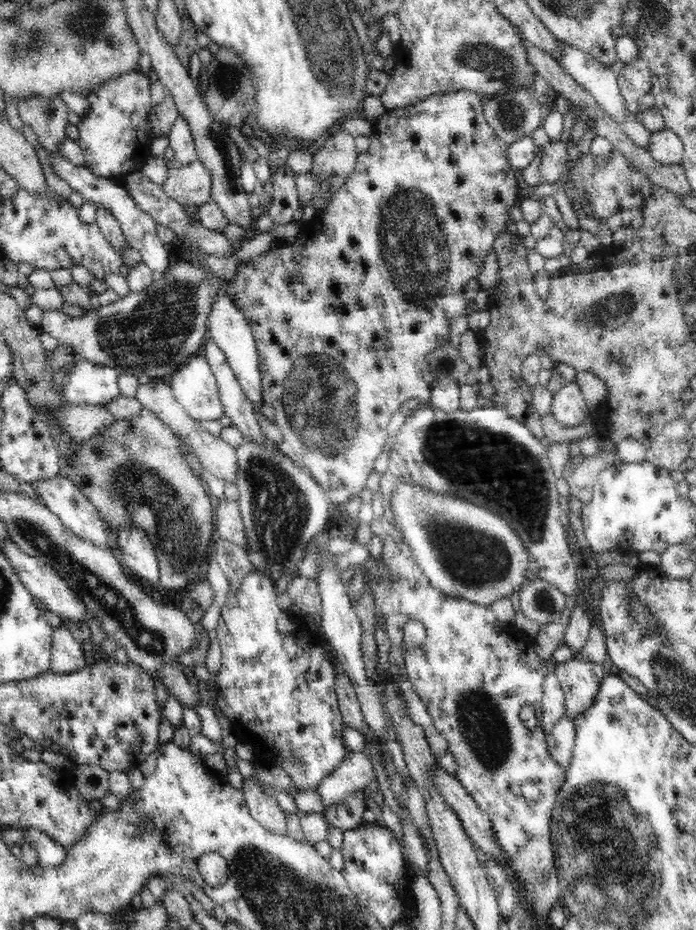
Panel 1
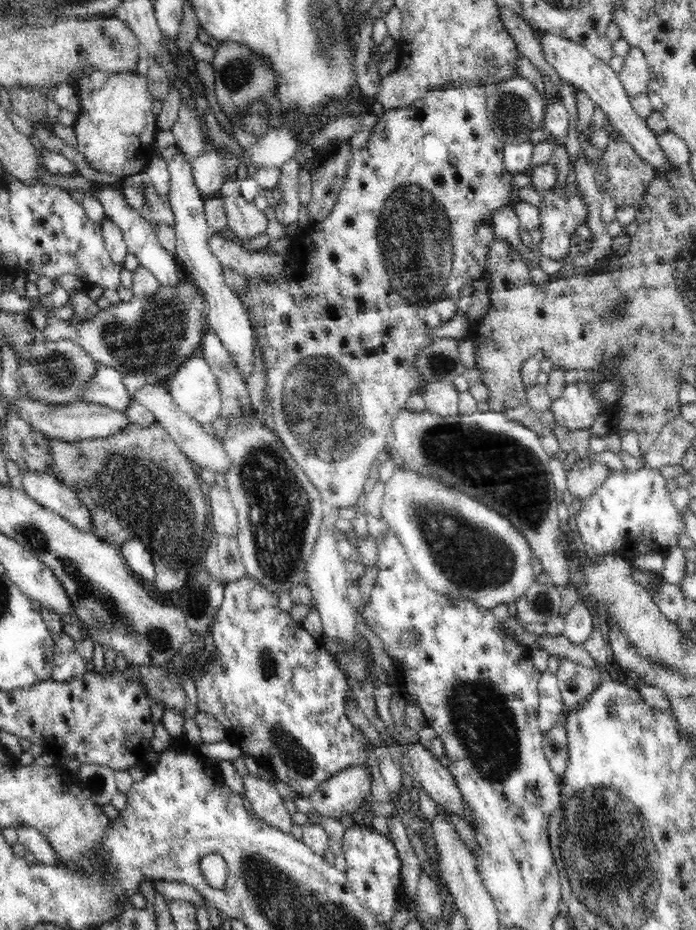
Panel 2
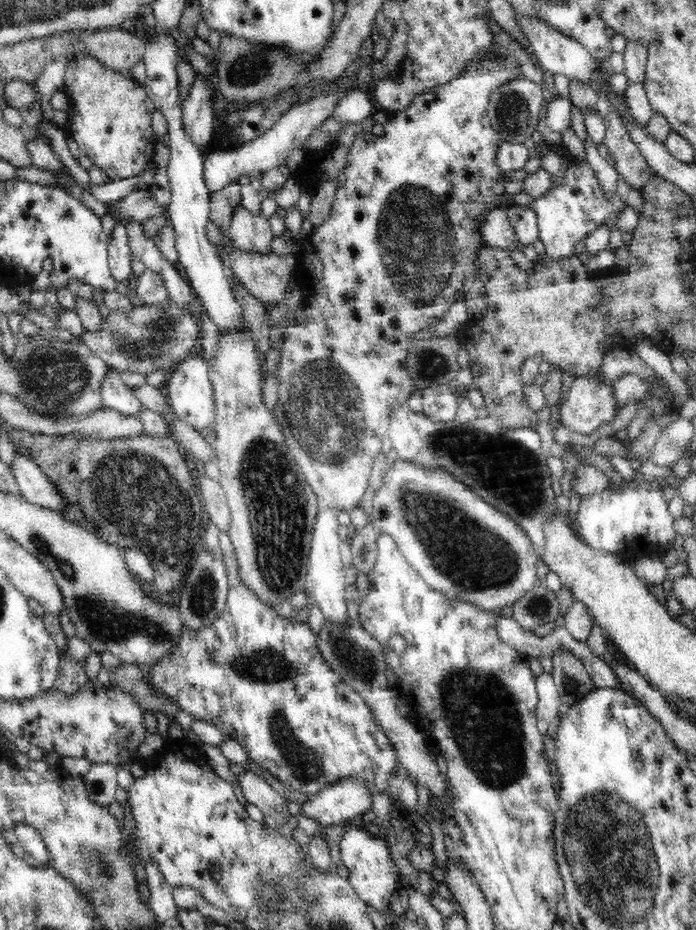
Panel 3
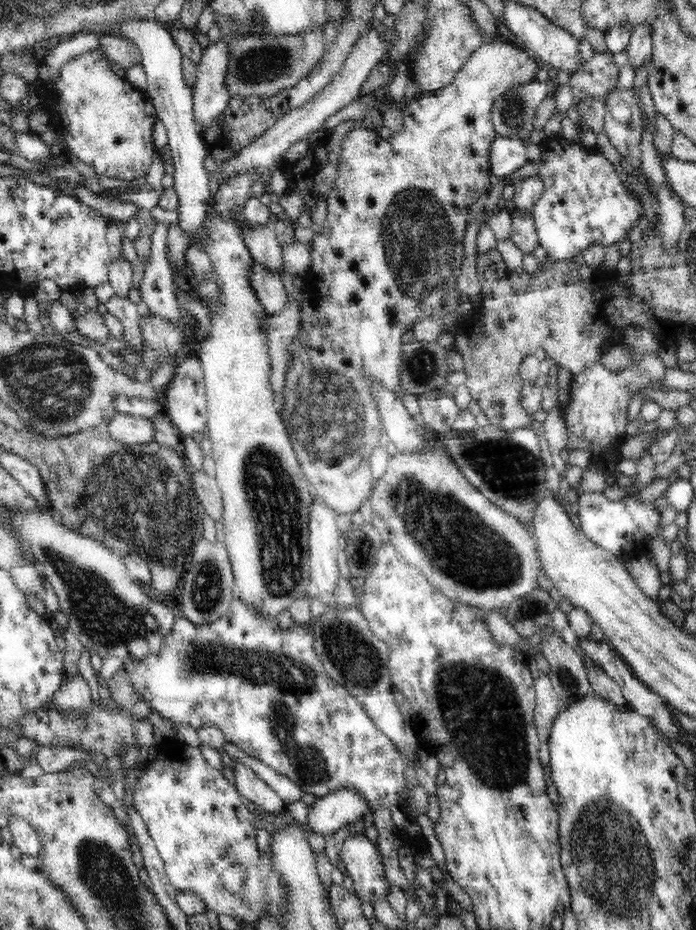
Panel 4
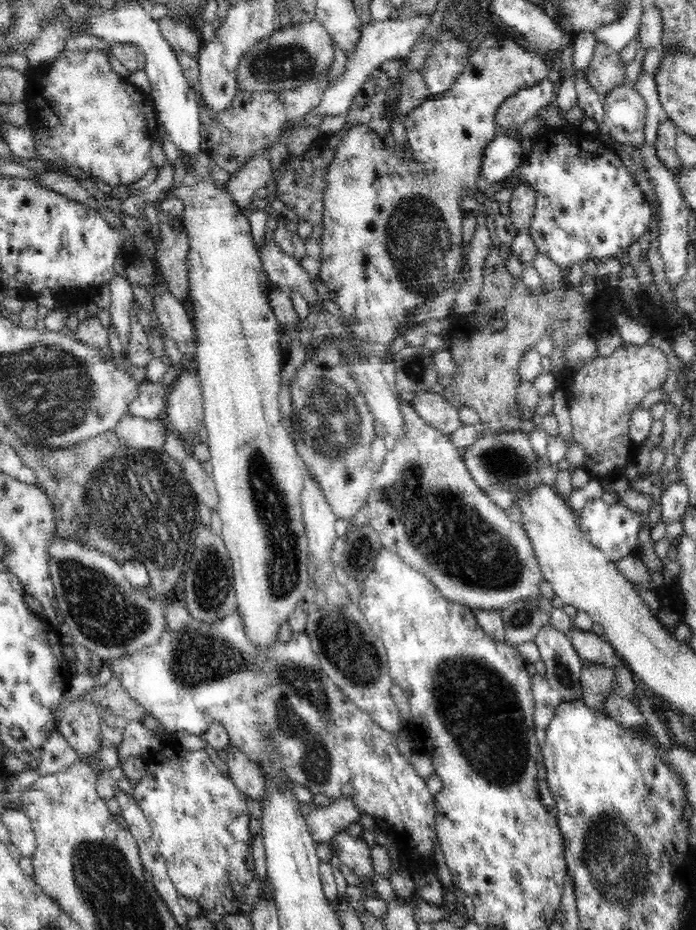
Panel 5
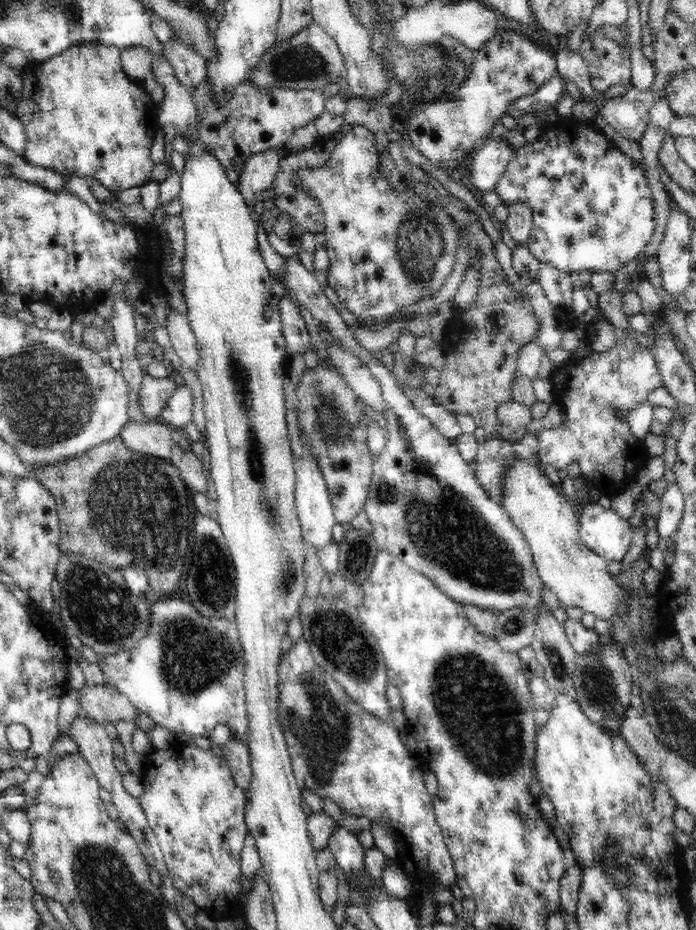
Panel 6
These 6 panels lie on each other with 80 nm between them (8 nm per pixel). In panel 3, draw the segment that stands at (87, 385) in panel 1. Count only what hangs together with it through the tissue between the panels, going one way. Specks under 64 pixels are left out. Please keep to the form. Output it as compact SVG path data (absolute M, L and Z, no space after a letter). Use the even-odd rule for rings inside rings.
M110 368L106 380L103 385L103 398L107 409L116 410L122 415L136 416L144 408L146 403L138 400L133 390L122 383L119 371Z

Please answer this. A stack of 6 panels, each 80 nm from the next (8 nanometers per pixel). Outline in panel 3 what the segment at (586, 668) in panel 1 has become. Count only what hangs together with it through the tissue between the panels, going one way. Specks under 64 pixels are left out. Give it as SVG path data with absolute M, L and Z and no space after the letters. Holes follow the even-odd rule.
M558 649L551 658L554 665L551 675L562 703L574 705L593 691L592 677L570 650Z

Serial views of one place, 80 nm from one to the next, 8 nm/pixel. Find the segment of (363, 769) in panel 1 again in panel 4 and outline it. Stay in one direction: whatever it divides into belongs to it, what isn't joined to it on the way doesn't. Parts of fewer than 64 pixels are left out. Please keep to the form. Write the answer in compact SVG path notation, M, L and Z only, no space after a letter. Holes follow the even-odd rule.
M356 789L335 790L326 796L317 797L315 802L308 806L309 832L330 836L342 826L362 818L368 811L368 803Z

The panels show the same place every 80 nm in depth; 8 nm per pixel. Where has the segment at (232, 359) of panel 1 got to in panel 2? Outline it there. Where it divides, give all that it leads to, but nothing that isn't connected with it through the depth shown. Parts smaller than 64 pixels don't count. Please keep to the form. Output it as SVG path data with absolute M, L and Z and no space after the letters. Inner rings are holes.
M179 146L176 148L178 152L167 162L171 178L168 199L170 199L172 213L174 213L176 256L184 264L186 274L204 293L204 299L208 305L207 324L218 334L221 343L229 348L229 354L235 354L235 357L239 358L241 377L244 382L248 382L254 372L254 329L247 310L237 295L224 283L221 262L209 249L210 230L206 222L204 200L200 191L196 189L196 182L193 181L193 159L187 158L187 154L183 154L183 150L179 150Z

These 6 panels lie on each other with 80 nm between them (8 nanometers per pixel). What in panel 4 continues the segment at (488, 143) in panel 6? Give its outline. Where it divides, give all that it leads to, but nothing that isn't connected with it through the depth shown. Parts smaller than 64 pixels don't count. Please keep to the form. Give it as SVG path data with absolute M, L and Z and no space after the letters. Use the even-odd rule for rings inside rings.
M497 135L492 142L489 150L489 172L490 176L495 180L497 178L506 177L511 175L513 172L516 172L520 166L524 166L528 162L528 153L532 150L532 147L529 147L529 143L518 138L508 138L507 136Z

